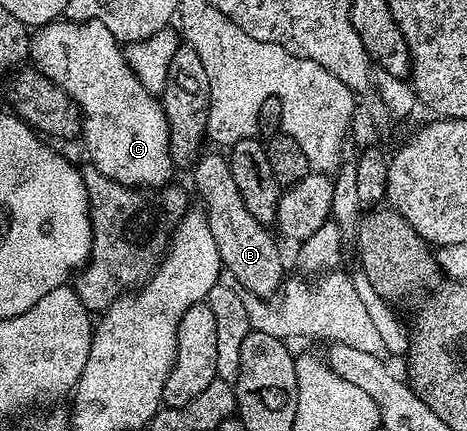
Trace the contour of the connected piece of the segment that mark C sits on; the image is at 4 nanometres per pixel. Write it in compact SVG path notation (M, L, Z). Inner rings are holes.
M70 20L49 22L36 30L30 61L79 105L81 142L87 145L90 165L126 186L168 185L175 165L168 152L168 120L162 103L141 84L113 32L100 22Z

